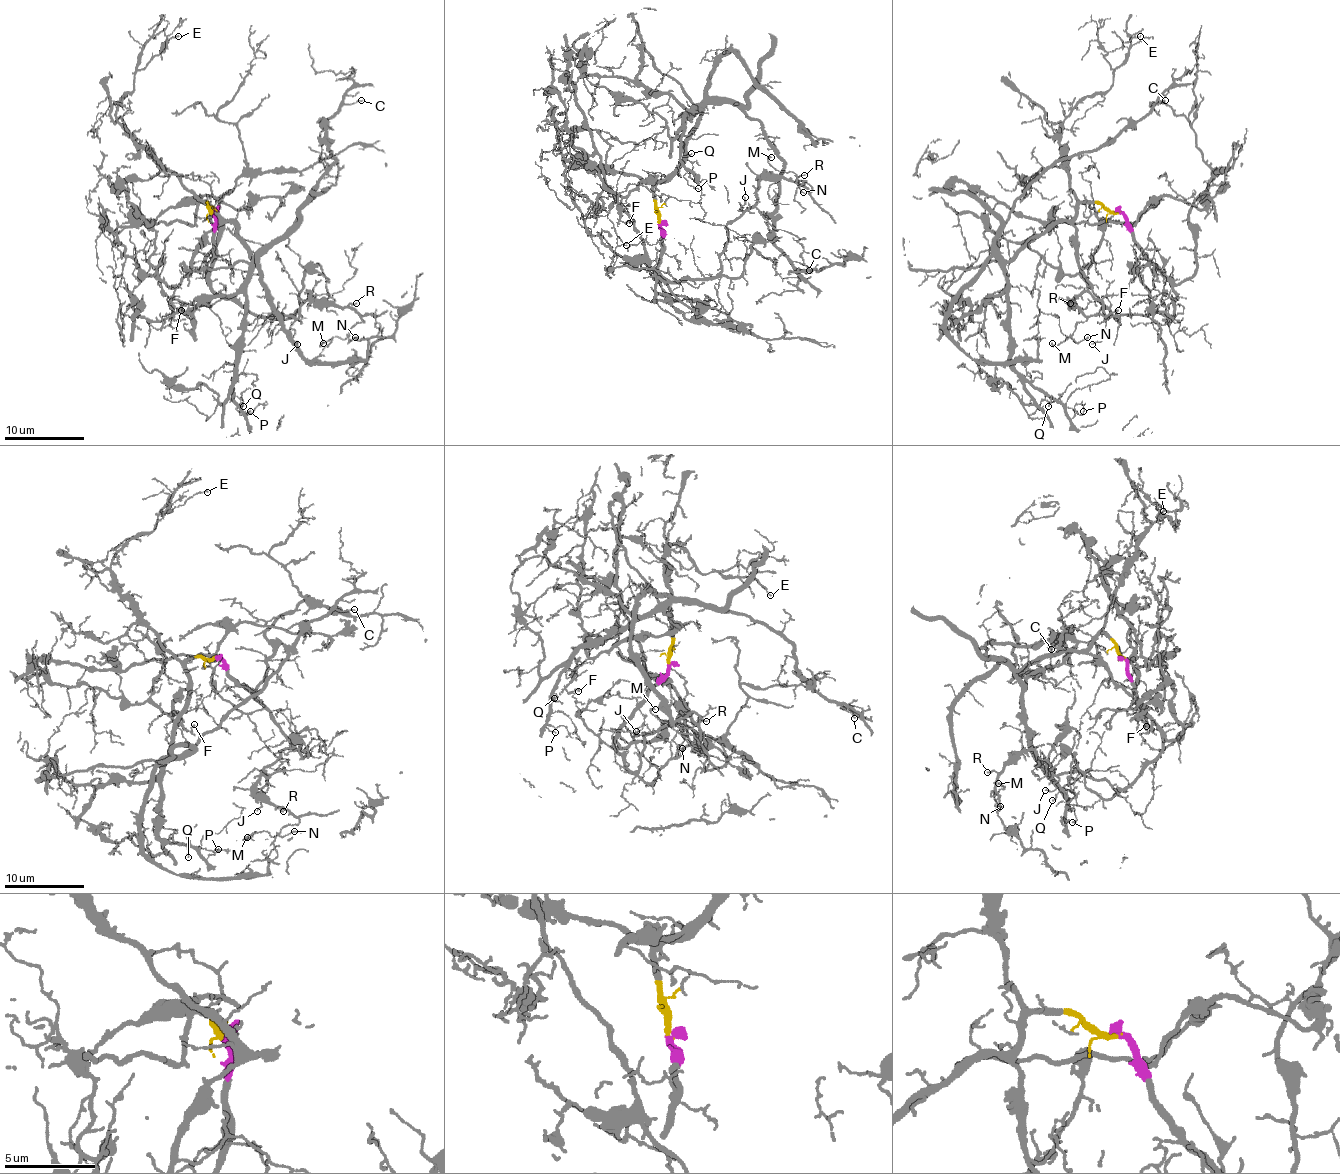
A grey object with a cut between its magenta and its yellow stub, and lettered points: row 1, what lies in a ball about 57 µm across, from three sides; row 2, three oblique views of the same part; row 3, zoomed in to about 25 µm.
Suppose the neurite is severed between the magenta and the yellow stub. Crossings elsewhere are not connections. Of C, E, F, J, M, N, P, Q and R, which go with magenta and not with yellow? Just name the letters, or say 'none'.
J, M, N, R

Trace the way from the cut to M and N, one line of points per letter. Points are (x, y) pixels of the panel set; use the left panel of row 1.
M: (212, 210), (216, 292), (268, 316), (298, 316), (308, 292), (364, 322), (324, 342)
N: (212, 210), (216, 292), (268, 316), (298, 316), (308, 292), (352, 308), (364, 322), (348, 342), (356, 336)

